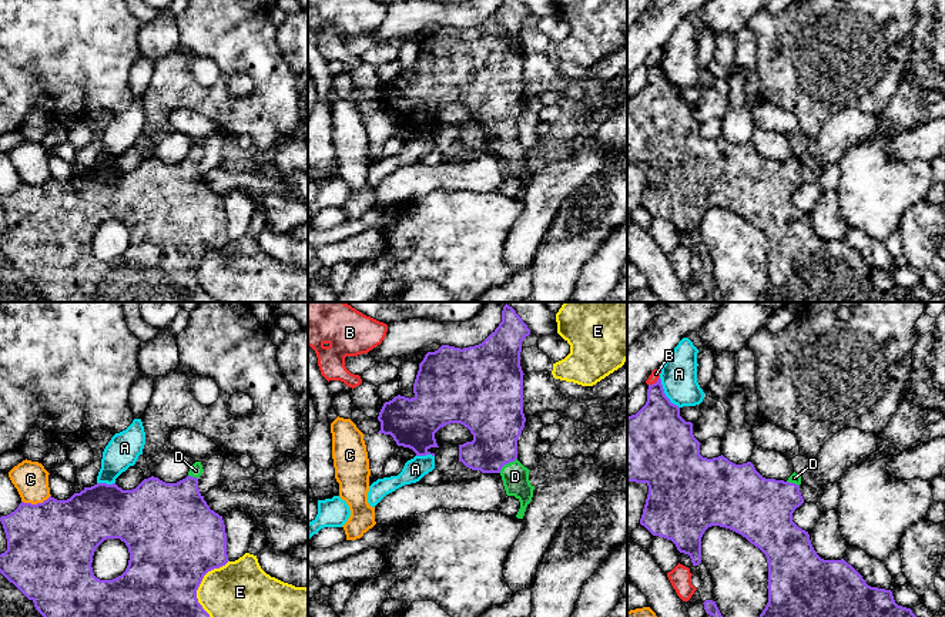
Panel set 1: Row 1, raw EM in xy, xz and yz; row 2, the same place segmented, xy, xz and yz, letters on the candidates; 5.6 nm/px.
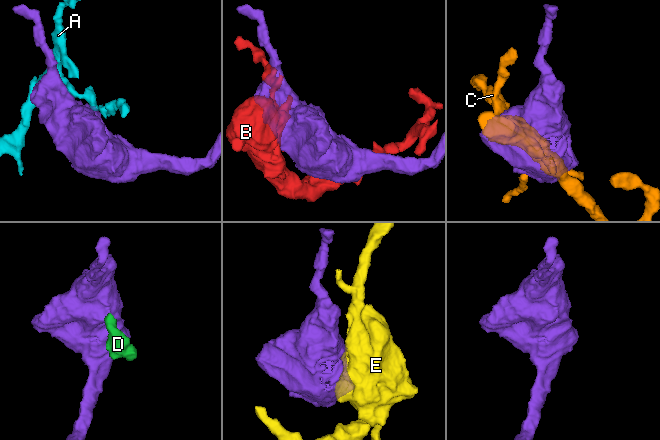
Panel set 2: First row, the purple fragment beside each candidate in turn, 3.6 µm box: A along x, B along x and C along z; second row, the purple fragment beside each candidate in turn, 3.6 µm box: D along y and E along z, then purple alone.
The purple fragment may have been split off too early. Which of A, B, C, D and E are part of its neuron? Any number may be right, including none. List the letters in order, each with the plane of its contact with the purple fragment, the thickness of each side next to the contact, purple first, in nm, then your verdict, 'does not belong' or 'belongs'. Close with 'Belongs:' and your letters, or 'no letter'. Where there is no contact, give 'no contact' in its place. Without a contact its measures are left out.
A: meets purple in yz; 360 nm thick on the purple side, 200 nm on the other; does not belong
B: meets purple in yz; 280 nm thick on the purple side, 50 nm on the other; does not belong
C: meets purple in xy; 480 nm thick on the purple side, 200 nm on the other; does not belong
D: meets purple in xz; 300 nm thick on the purple side, 150 nm on the other; belongs
E: meets purple in xy; 460 nm thick on the purple side, 400 nm on the other; does not belong
Belongs: D

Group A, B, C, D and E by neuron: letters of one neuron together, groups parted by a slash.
A / B / C / D / E

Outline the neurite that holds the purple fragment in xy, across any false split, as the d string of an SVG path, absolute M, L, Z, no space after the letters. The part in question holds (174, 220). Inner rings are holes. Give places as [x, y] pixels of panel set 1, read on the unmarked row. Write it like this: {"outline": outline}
{"outline": "M195 142L188 157L177 164L165 164L151 157L144 160L133 171L123 171L115 164L97 164L91 168L84 168L80 174L74 174L67 181L57 181L50 177L43 184L37 185L21 182L14 192L0 198L7 219L7 231L0 235L0 254L34 284L36 291L47 302L214 302L198 284L197 271L208 252L225 247L229 241L222 197L210 190L198 170L198 158L202 152L201 142ZM107 219L120 219L124 222L128 228L130 241L121 256L113 261L100 261L94 256L91 244L95 229Z"}

